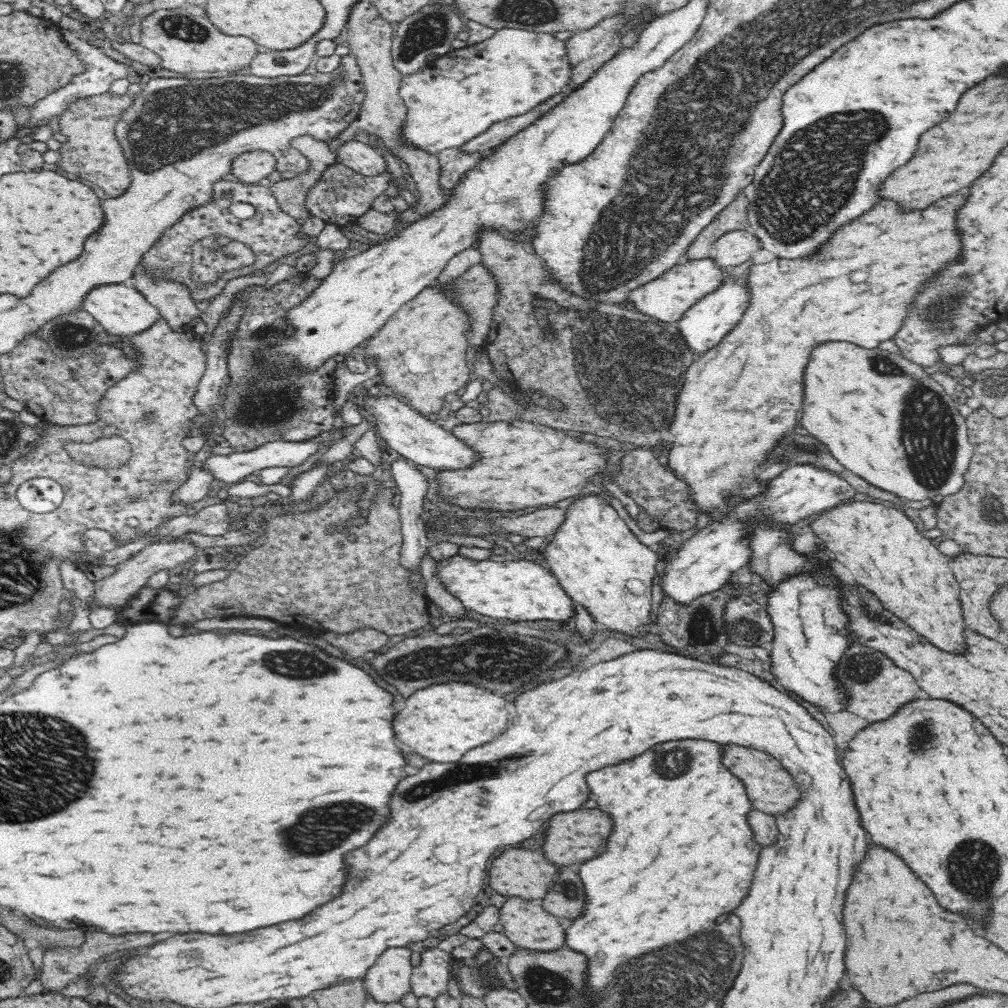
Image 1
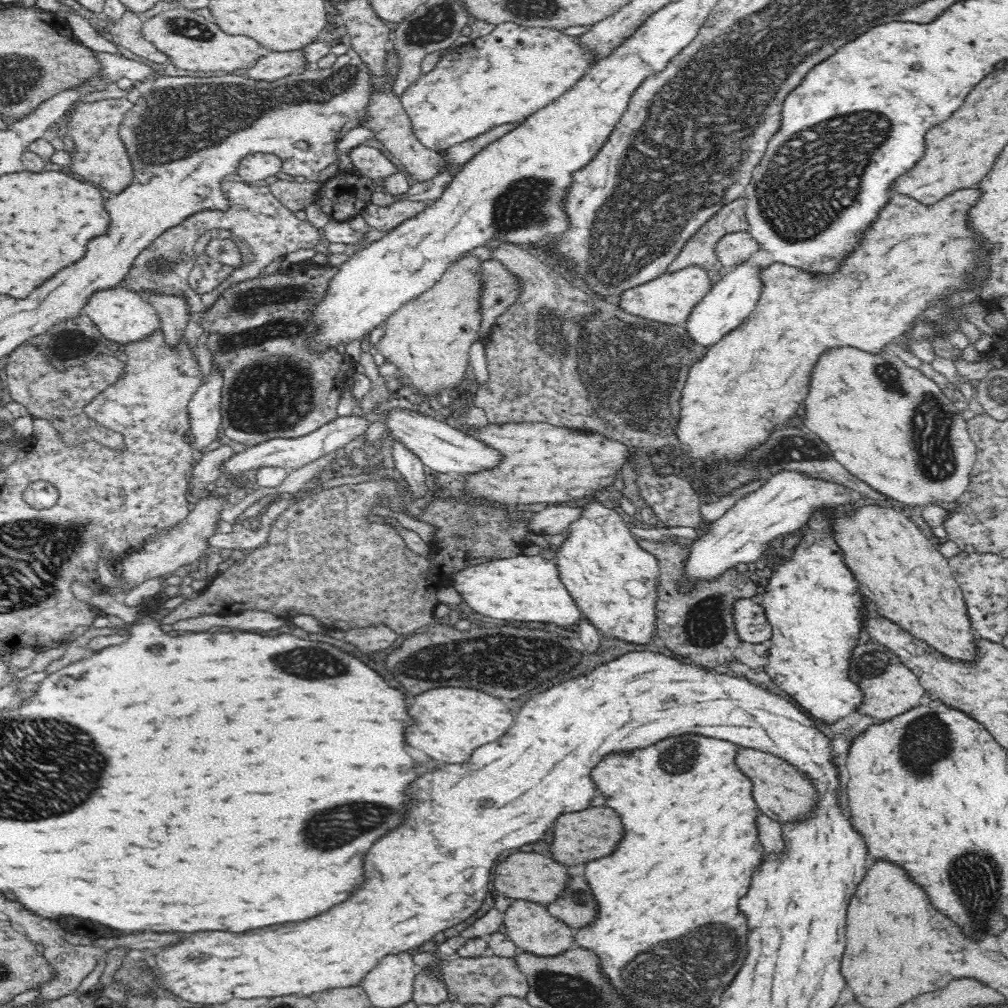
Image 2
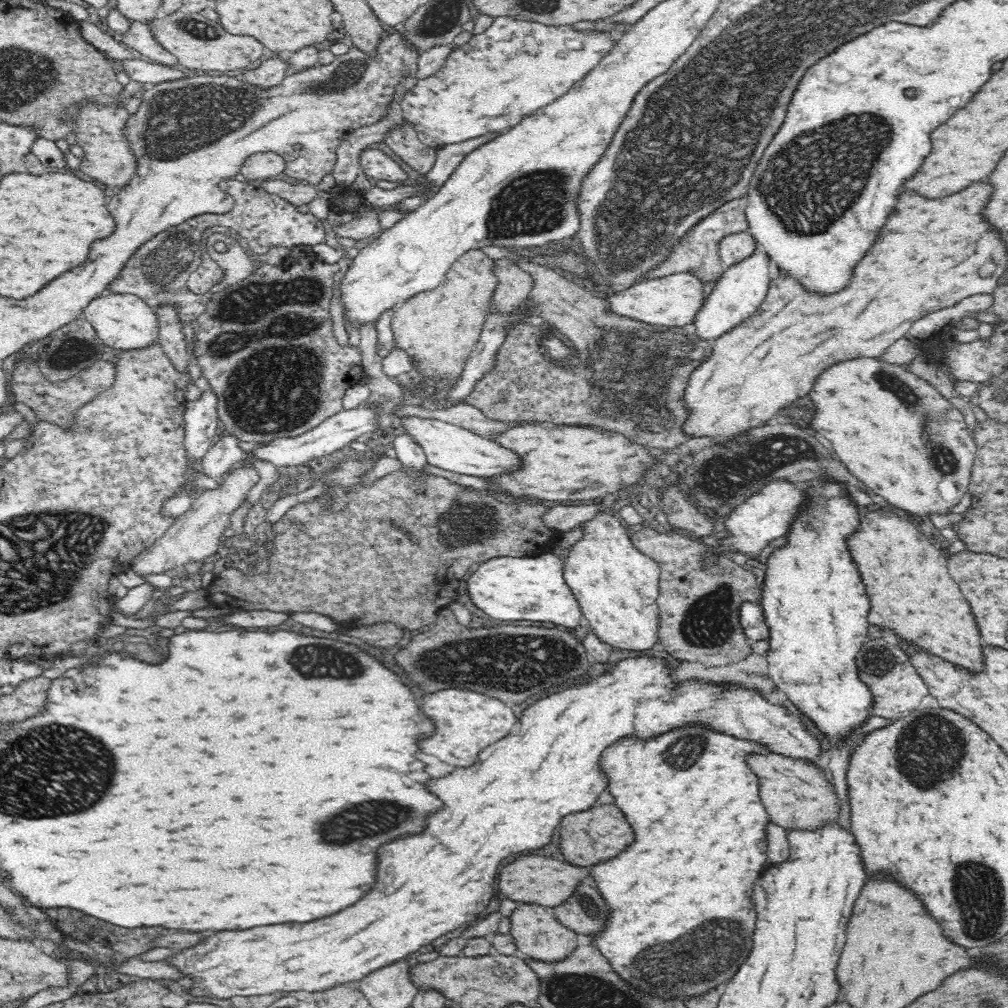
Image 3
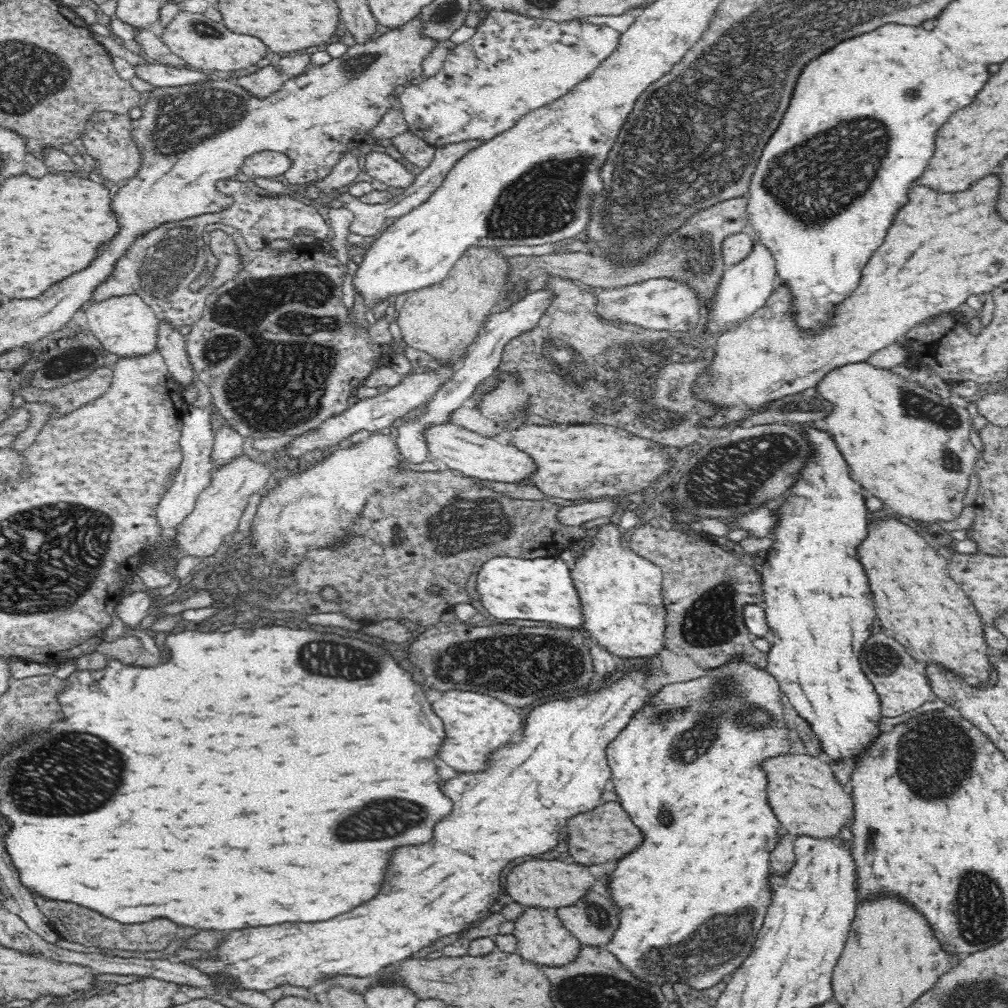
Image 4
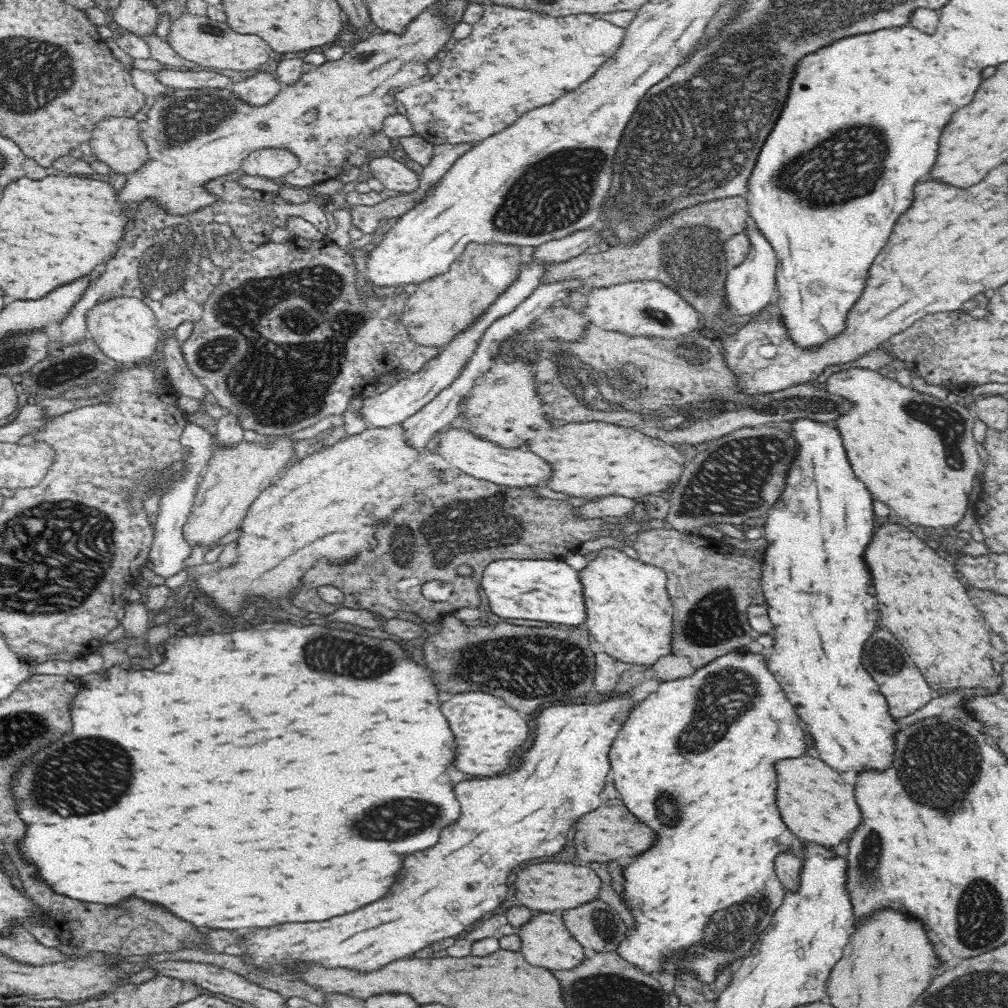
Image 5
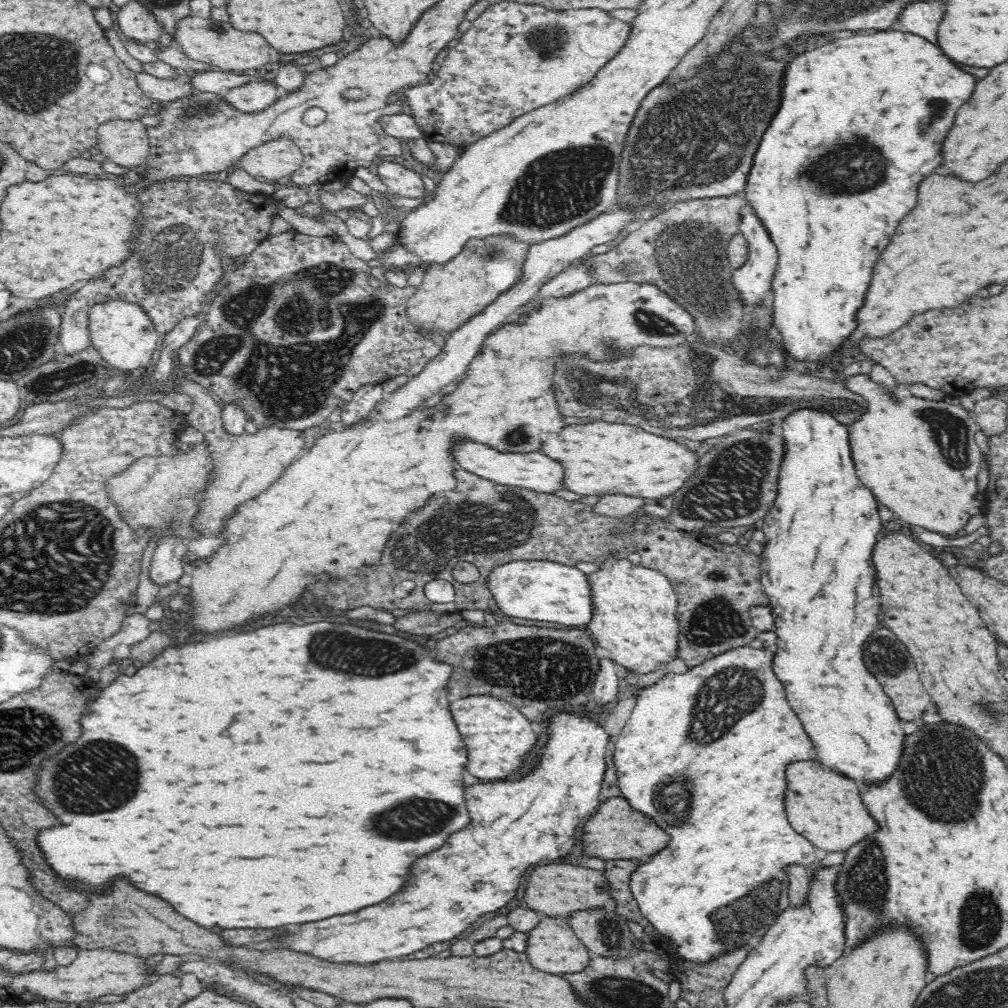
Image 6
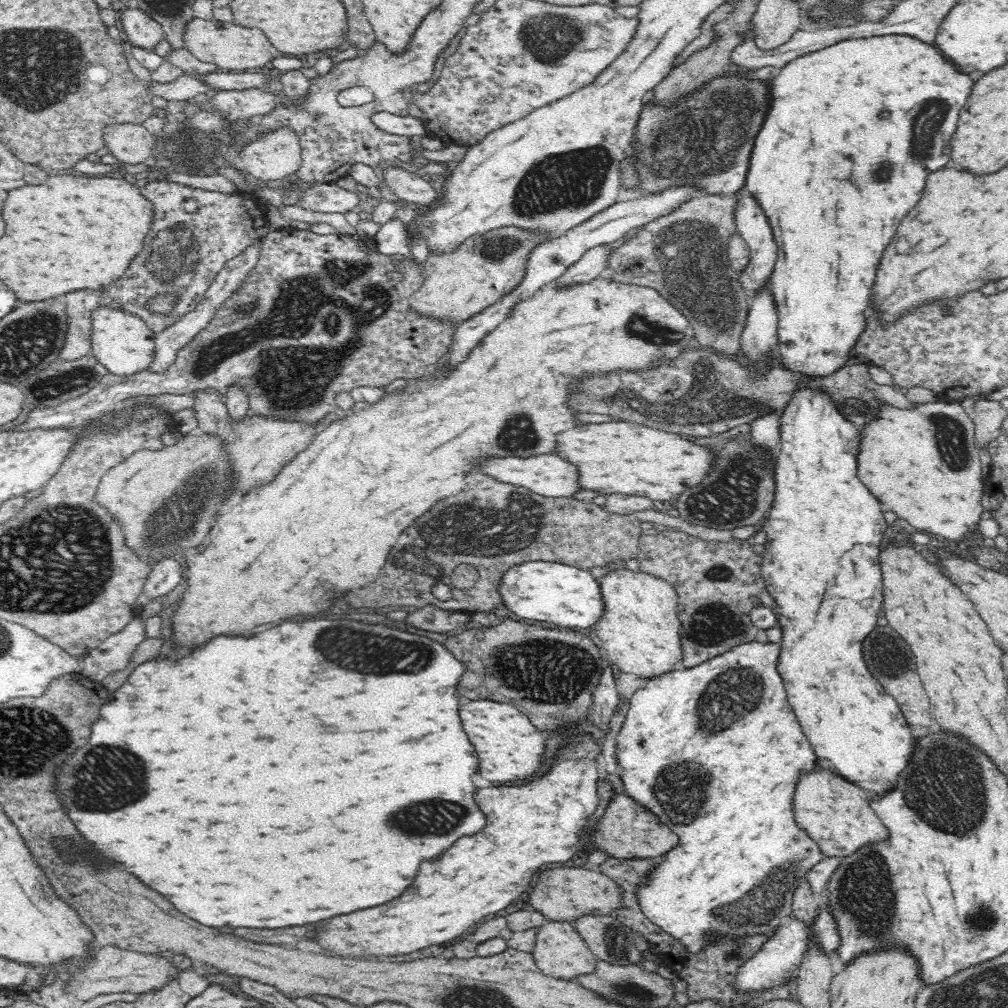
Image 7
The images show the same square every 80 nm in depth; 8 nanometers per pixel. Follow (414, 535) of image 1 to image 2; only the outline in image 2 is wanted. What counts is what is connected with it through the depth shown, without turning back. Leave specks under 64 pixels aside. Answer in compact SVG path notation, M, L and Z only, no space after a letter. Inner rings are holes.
M394 440L392 446L395 468L402 474L409 496L422 498L426 490L424 461L420 460L420 456L414 454L412 449L406 448L402 441Z

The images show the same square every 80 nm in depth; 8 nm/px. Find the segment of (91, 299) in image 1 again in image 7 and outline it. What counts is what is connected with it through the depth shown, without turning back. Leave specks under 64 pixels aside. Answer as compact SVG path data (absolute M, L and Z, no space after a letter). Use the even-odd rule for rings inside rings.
M98 308L89 325L92 327L91 353L108 373L131 377L151 365L154 354L154 332L140 318L114 309Z

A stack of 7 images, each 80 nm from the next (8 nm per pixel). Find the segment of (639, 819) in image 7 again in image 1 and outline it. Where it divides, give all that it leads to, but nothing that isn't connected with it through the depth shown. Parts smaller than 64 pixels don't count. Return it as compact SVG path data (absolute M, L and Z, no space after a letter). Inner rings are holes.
M586 808L576 810L568 814L556 814L548 826L548 840L544 846L544 852L548 860L554 864L582 864L586 860L592 860L600 854L600 842L602 842L602 854L608 848L608 840L614 832L614 818L608 812L602 812L600 808Z

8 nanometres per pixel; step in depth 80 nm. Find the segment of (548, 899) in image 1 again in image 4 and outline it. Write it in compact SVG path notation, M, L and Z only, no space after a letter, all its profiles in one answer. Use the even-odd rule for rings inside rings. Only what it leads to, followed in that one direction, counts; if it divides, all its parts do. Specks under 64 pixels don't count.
M591 891L584 899L555 910L563 925L585 946L604 948L620 928L620 908Z

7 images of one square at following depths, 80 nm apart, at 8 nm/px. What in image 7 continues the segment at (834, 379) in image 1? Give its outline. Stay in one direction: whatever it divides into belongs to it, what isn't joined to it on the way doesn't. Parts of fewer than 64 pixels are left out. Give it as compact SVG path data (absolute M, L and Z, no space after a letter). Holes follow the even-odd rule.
M944 400L916 404L914 411L900 411L882 406L878 421L866 426L858 462L858 478L880 501L884 512L896 512L898 518L908 520L916 530L935 536L942 543L958 547L970 536L978 535L978 524L984 514L982 496L989 491L989 483L982 475L982 460L974 442L974 422L964 412L959 401Z

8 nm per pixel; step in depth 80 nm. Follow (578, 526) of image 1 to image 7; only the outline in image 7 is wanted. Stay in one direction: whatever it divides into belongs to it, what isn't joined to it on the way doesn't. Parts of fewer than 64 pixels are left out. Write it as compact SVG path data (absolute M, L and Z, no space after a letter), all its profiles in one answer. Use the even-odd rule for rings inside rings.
M618 566L613 567L613 569L608 569L606 575L600 576L600 578L598 579L600 580L600 589L602 589L604 603L606 603L606 612L604 612L602 620L600 620L599 624L596 625L594 628L596 635L601 640L601 647L604 648L604 650L606 650L608 662L616 664L620 672L624 672L624 674L636 674L638 678L651 679L654 677L662 676L662 674L674 671L675 668L682 663L683 658L683 650L681 643L682 619L677 610L677 604L679 601L679 596L677 595L678 591L671 584L668 584L667 582L664 582L659 578L650 576L649 574L644 574L642 571L632 572L624 566Z

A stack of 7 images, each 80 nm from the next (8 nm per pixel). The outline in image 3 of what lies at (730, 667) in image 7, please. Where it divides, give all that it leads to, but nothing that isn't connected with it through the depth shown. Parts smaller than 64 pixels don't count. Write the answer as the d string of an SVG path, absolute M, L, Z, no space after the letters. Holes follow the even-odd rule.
M700 722L688 724L688 726L678 726L674 730L658 734L654 738L638 738L636 734L627 734L613 742L612 746L608 745L602 754L601 766L608 774L610 792L614 794L616 804L622 808L628 822L636 830L636 844L632 844L632 848L624 850L624 854L620 854L618 858L596 866L594 878L600 882L598 884L600 892L612 908L612 922L610 922L612 926L608 926L608 930L604 934L600 934L602 938L596 936L592 944L598 946L598 949L610 959L612 962L610 965L614 967L614 970L620 972L626 980L630 980L630 984L646 988L648 992L656 992L668 1002L671 1002L670 998L682 999L682 996L686 995L699 995L716 988L718 984L726 984L729 978L744 964L752 950L752 936L754 936L759 918L759 910L756 909L755 903L755 887L757 886L756 882L763 876L768 863L768 824L772 824L770 816L762 804L762 798L760 798L760 778L751 768L751 764L748 764L750 756L760 754L772 754L772 748L768 746L768 743L754 739L742 740L742 738L712 730L710 726L704 726Z

